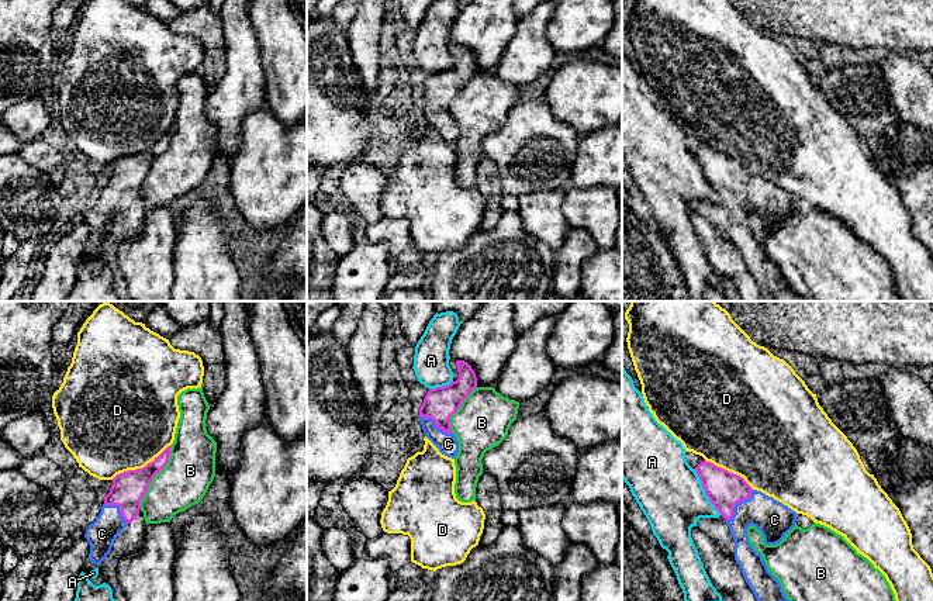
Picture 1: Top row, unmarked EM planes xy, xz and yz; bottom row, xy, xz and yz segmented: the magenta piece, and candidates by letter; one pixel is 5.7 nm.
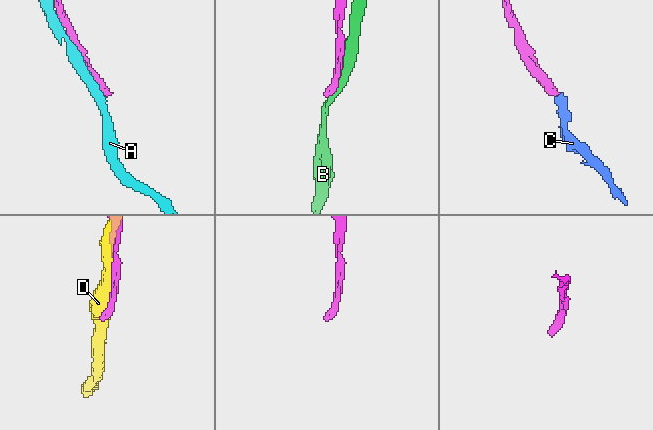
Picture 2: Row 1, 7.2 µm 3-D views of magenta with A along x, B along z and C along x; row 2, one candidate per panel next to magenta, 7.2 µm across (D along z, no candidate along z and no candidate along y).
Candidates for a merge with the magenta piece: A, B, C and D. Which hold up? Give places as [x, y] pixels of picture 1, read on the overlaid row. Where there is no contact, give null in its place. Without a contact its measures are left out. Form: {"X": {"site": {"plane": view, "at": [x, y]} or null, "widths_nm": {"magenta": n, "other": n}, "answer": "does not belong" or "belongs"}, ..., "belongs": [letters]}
{"A": {"site": {"plane": "yz", "at": [705, 491]}, "widths_nm": {"magenta": 200, "other": 380}, "answer": "does not belong"}, "B": {"site": {"plane": "xy", "at": [154, 476]}, "widths_nm": {"magenta": 190, "other": 280}, "answer": "does not belong"}, "C": {"site": {"plane": "yz", "at": [738, 501]}, "widths_nm": {"magenta": 200, "other": 200}, "answer": "belongs"}, "D": {"site": {"plane": "xy", "at": [142, 467]}, "widths_nm": {"magenta": 190, "other": 480}, "answer": "does not belong"}, "belongs": ["C"]}

